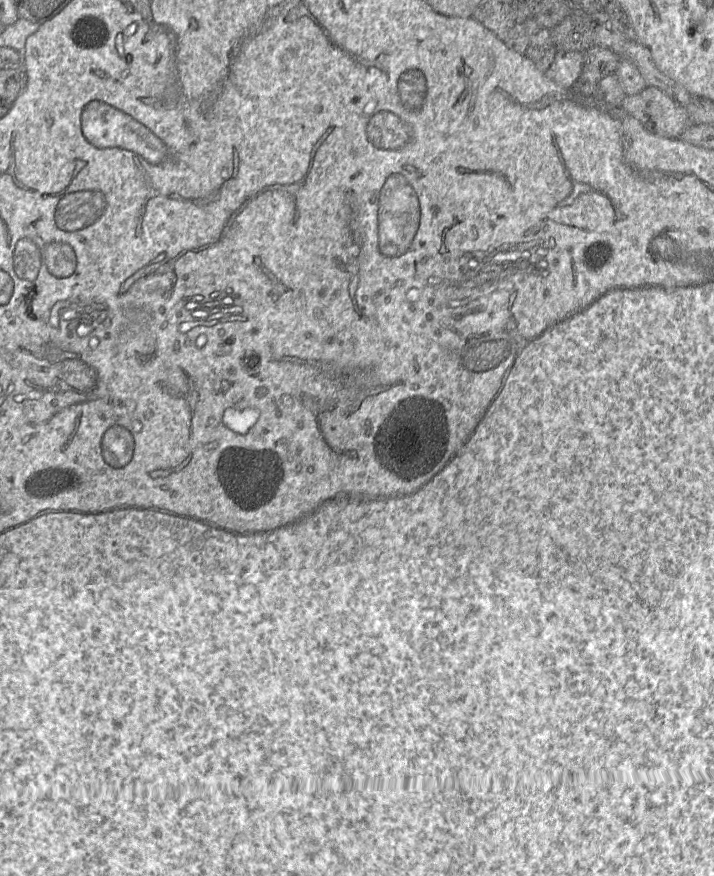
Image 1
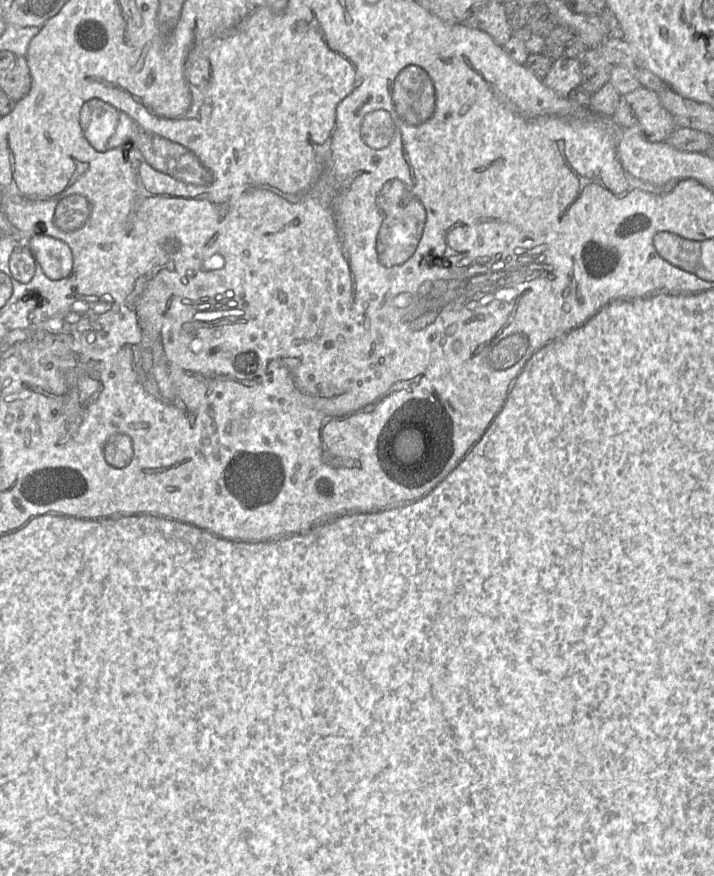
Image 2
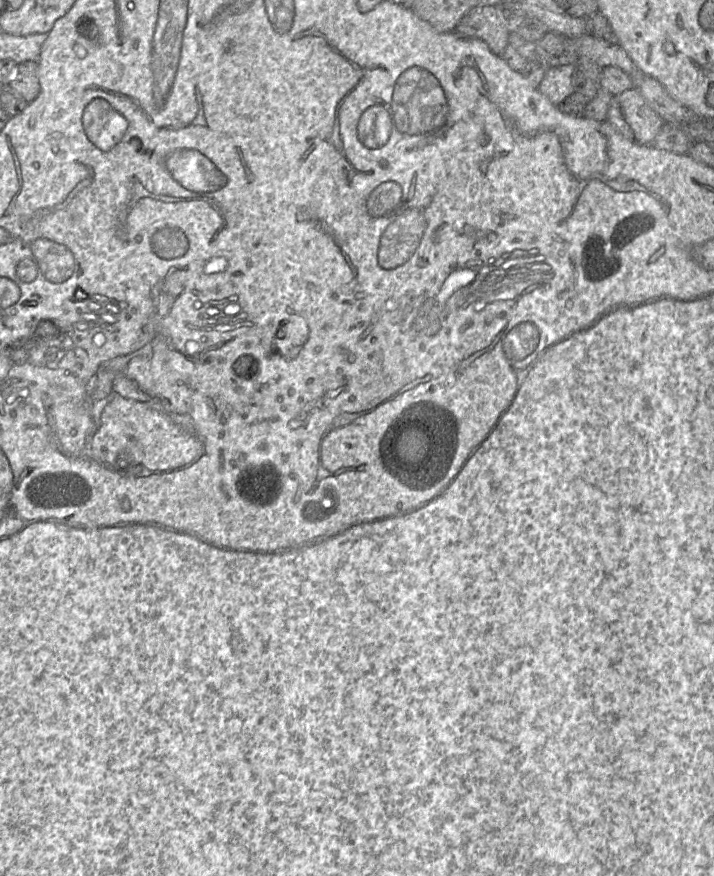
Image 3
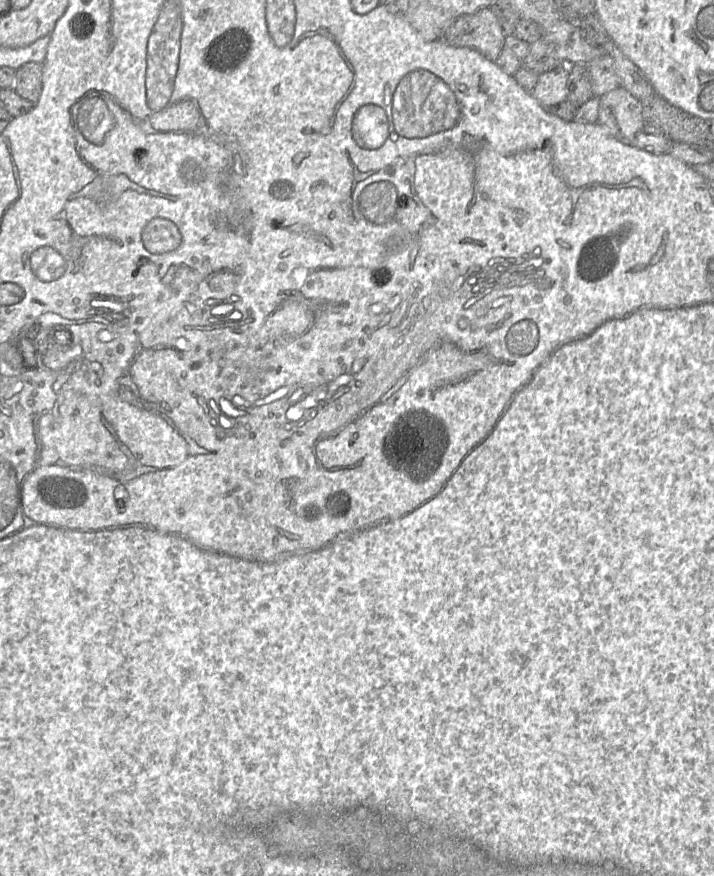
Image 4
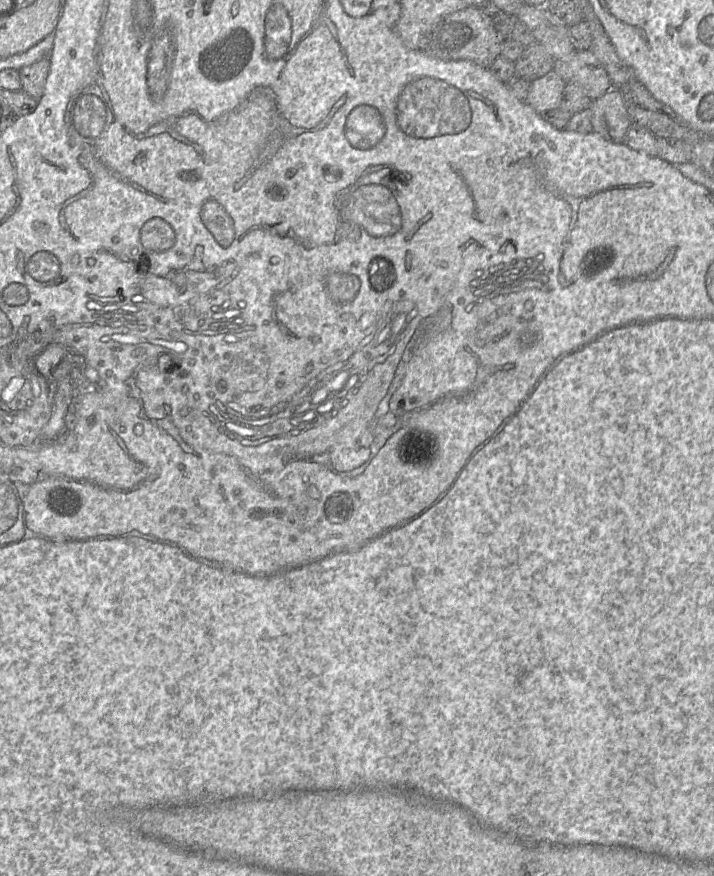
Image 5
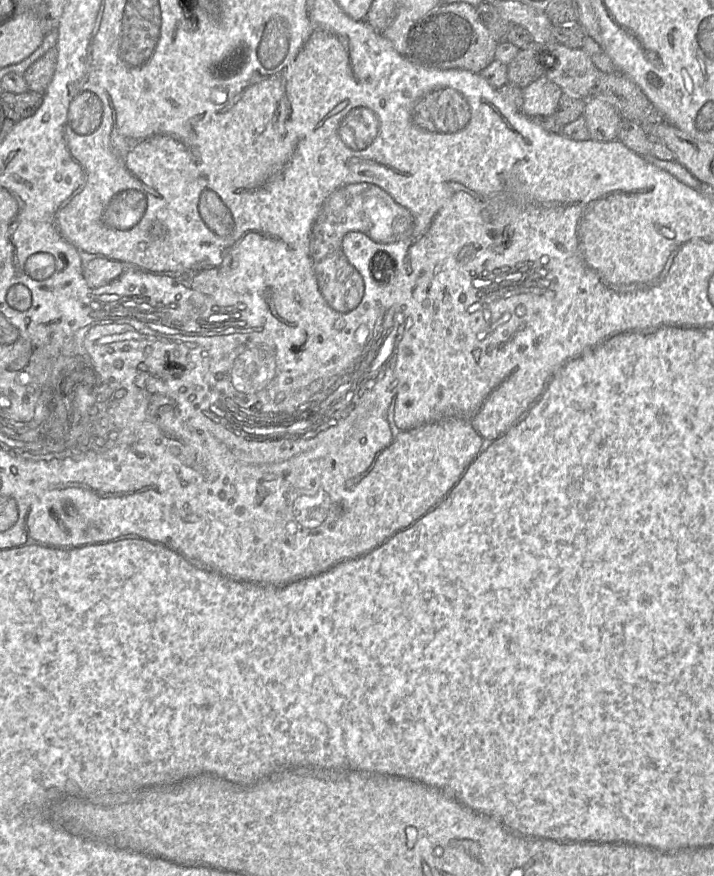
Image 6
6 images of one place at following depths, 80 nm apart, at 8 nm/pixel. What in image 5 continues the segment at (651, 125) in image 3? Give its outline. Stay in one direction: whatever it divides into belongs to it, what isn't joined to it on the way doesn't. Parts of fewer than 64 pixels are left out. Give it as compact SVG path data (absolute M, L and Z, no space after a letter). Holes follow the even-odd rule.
M613 87L592 101L593 131L608 141L624 143L628 129L633 124L628 114L624 97L618 87Z

